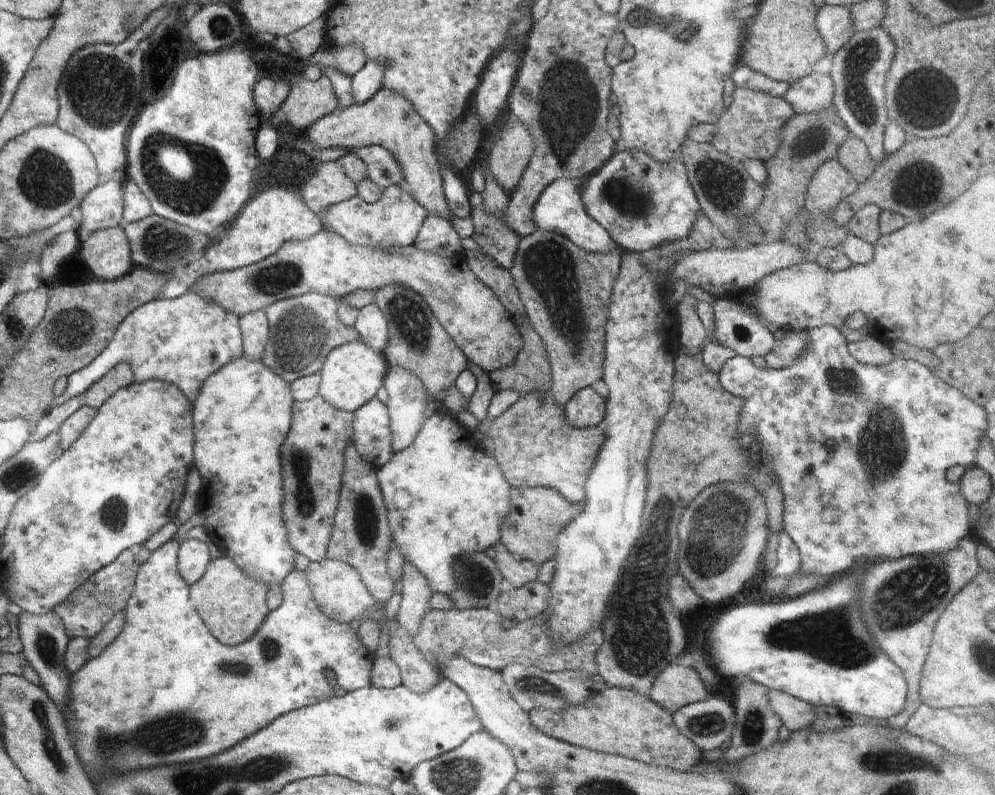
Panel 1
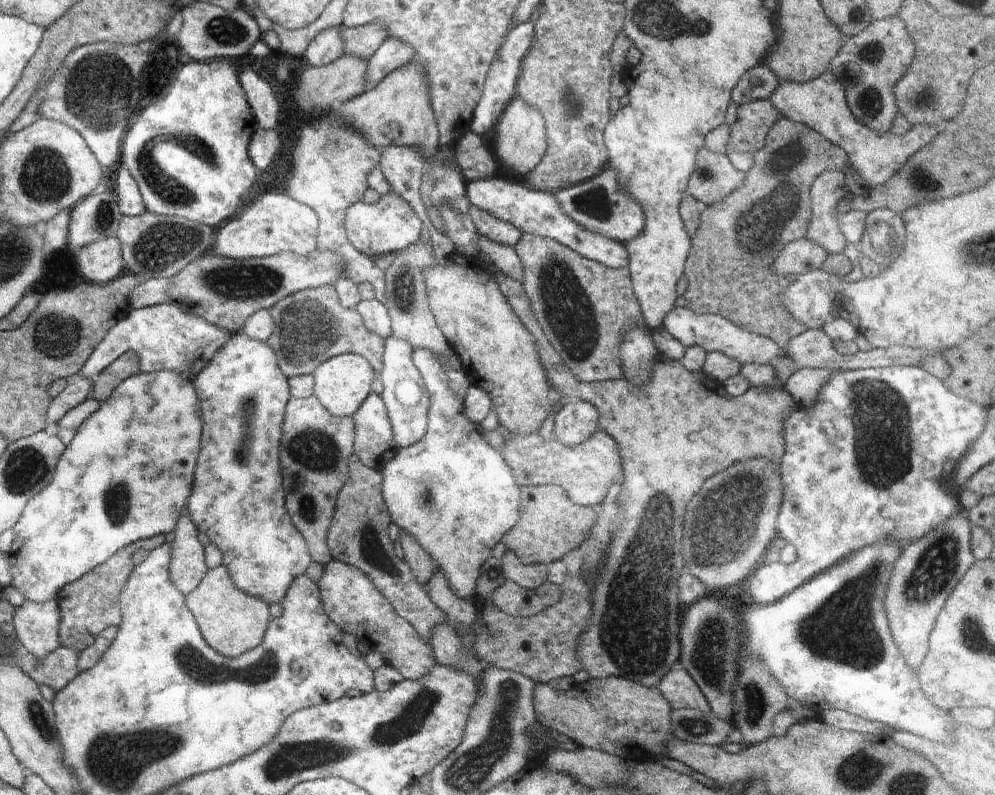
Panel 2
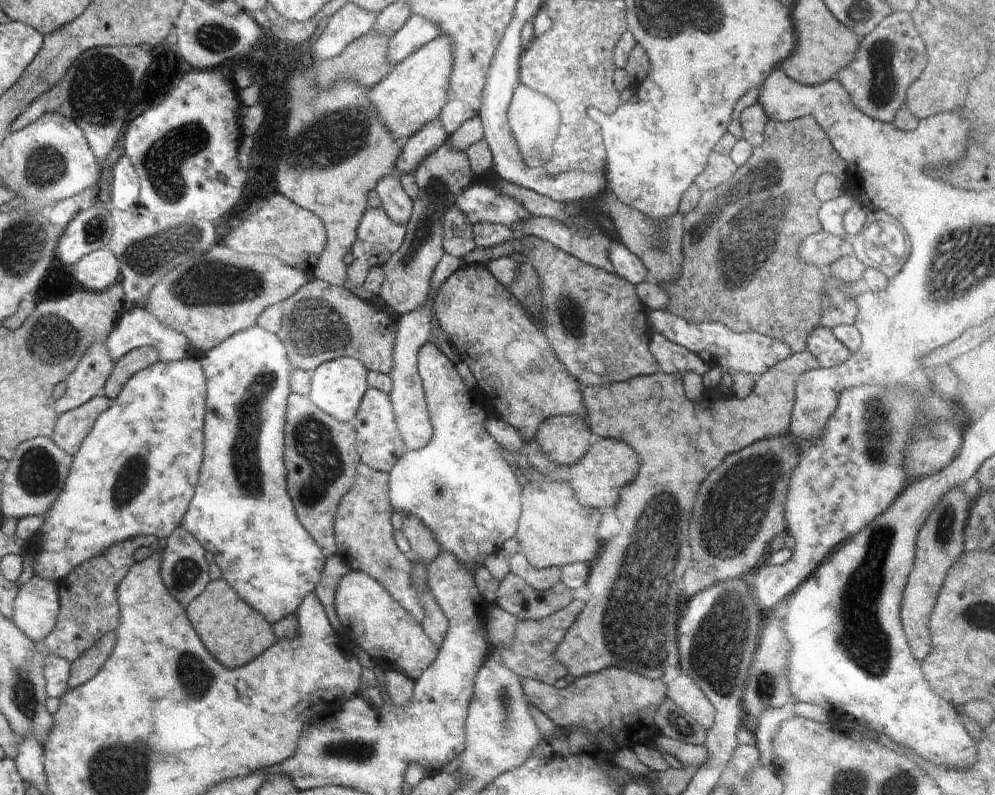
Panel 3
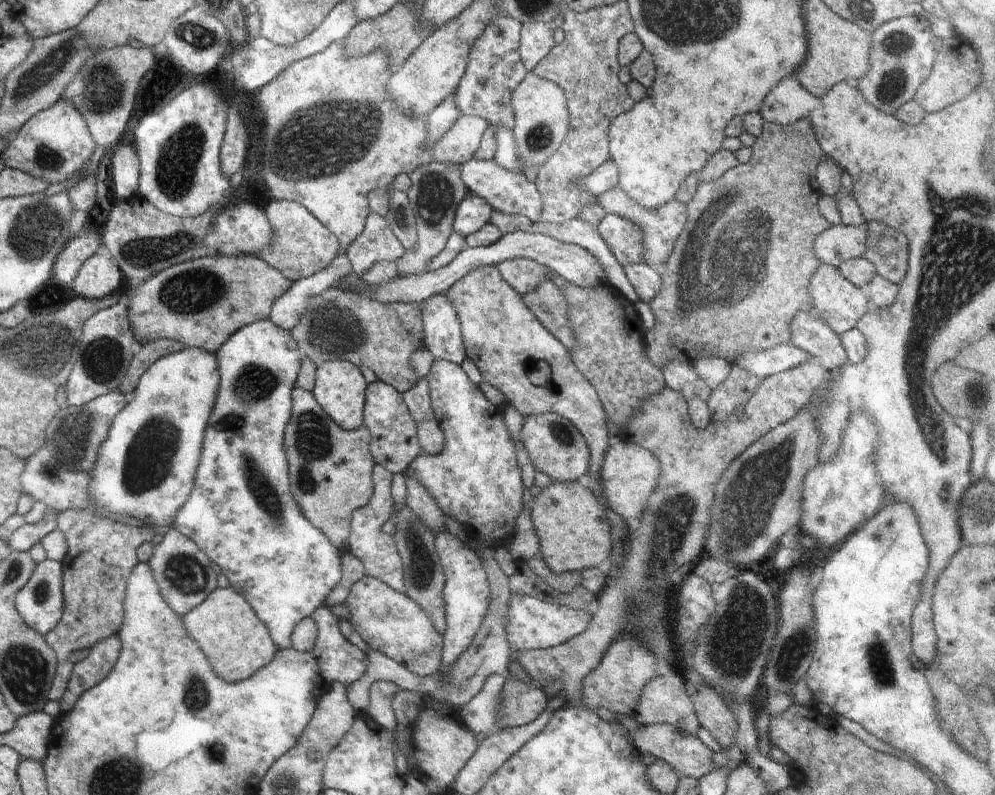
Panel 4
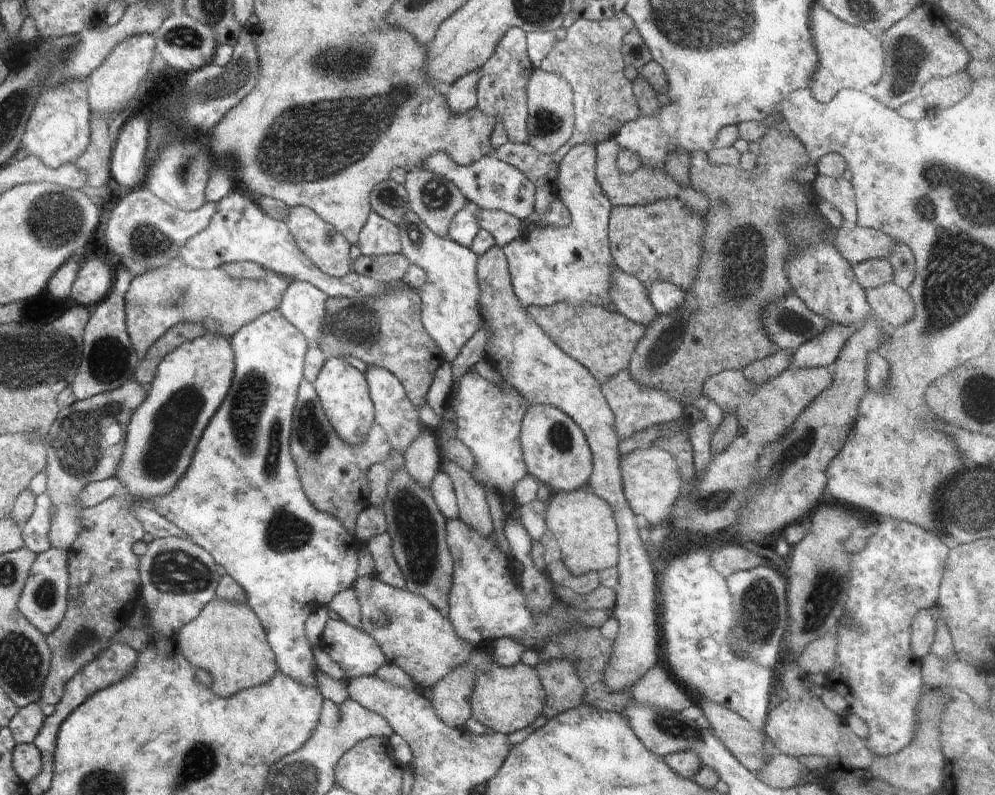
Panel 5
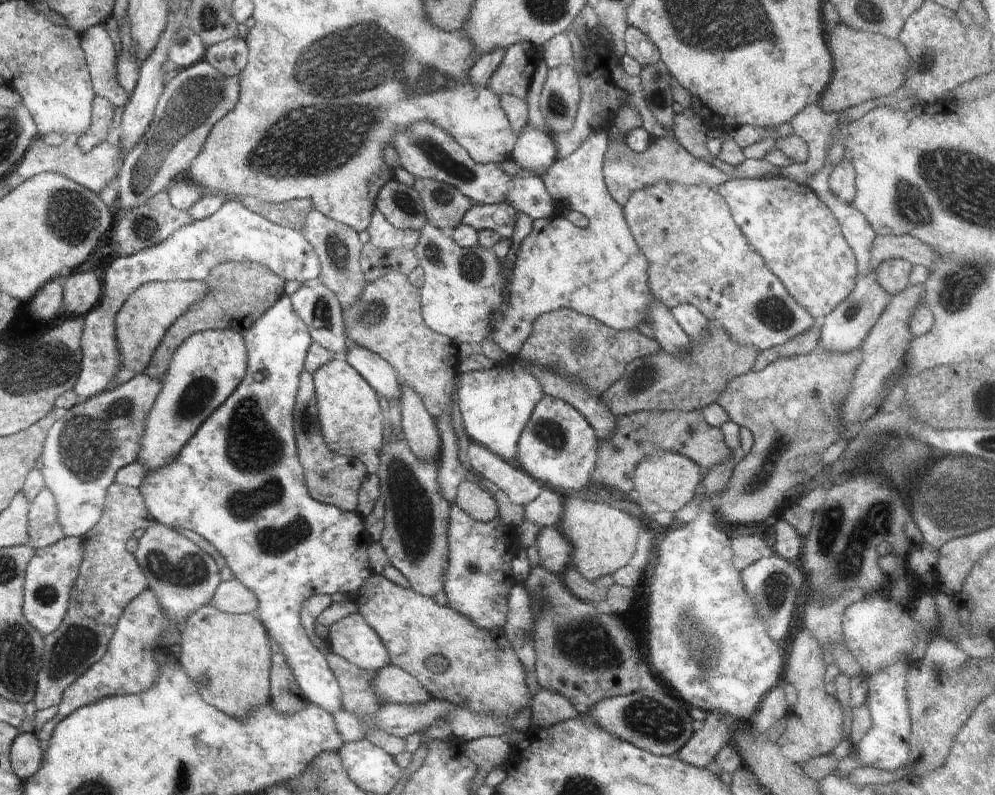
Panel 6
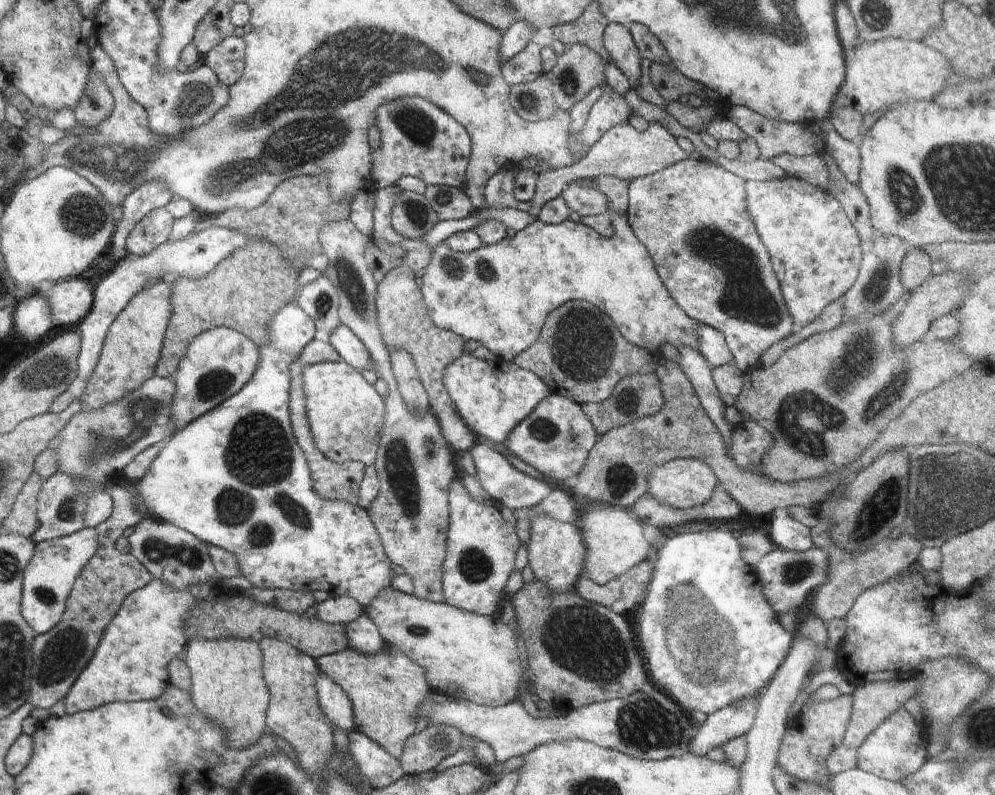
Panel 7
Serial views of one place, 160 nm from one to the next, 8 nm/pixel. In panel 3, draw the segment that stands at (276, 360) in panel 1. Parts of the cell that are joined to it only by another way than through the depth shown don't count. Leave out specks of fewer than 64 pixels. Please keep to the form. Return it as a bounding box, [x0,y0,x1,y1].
[277,279,397,375]

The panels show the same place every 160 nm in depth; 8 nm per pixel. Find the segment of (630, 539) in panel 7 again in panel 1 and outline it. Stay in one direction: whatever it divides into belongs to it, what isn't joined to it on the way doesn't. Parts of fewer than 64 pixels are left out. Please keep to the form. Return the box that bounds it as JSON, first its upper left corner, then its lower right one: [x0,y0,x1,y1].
[500,487,583,565]

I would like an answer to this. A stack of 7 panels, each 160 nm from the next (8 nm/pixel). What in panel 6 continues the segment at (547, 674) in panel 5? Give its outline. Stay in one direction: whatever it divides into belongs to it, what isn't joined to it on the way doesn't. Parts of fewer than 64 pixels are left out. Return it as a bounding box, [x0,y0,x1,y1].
[531,689,578,729]

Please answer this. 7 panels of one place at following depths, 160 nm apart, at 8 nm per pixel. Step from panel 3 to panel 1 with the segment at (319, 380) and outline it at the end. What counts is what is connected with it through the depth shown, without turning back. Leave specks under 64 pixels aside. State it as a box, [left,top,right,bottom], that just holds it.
[319,341,387,413]

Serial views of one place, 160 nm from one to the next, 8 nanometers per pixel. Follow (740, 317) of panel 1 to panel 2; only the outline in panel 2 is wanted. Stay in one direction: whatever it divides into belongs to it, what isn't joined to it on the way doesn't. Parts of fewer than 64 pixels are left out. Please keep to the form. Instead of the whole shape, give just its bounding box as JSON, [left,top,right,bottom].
[662,307,784,366]

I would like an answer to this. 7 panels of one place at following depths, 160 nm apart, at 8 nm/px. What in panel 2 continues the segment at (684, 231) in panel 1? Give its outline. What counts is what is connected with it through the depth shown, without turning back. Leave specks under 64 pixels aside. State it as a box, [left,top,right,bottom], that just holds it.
[553,166,645,244]

